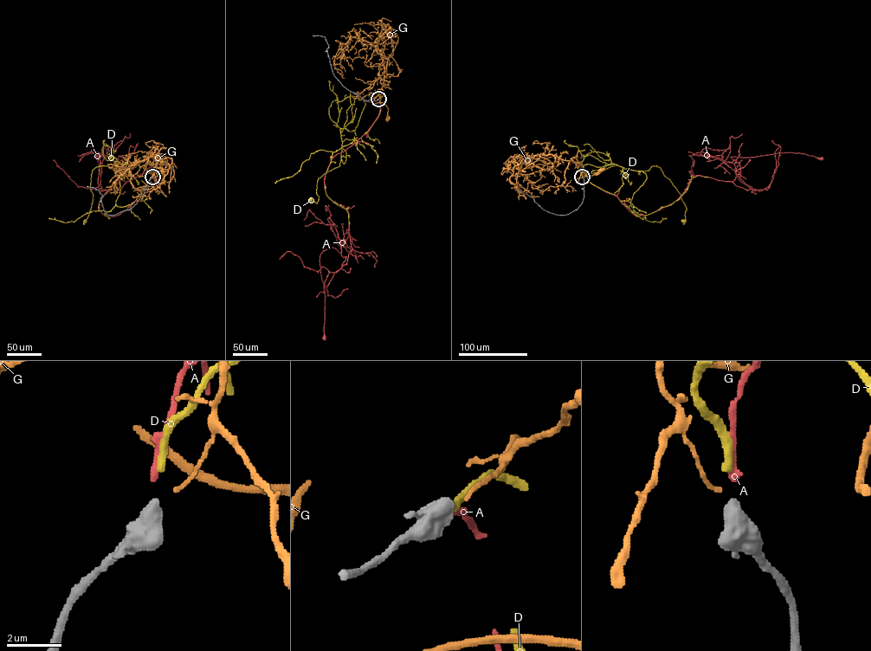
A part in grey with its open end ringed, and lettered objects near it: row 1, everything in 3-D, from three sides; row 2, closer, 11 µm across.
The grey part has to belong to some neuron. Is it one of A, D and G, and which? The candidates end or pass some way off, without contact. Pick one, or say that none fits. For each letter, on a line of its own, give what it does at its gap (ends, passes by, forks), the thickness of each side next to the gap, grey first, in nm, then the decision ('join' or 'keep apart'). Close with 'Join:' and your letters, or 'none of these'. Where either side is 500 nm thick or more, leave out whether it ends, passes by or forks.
A: 500 nm thick on the grey side, 260 nm on the other; keep apart
D: 500 nm thick on the grey side, 280 nm on the other; keep apart
G: 500 nm thick on the grey side, 110 nm on the other; keep apart
Join: none of these

